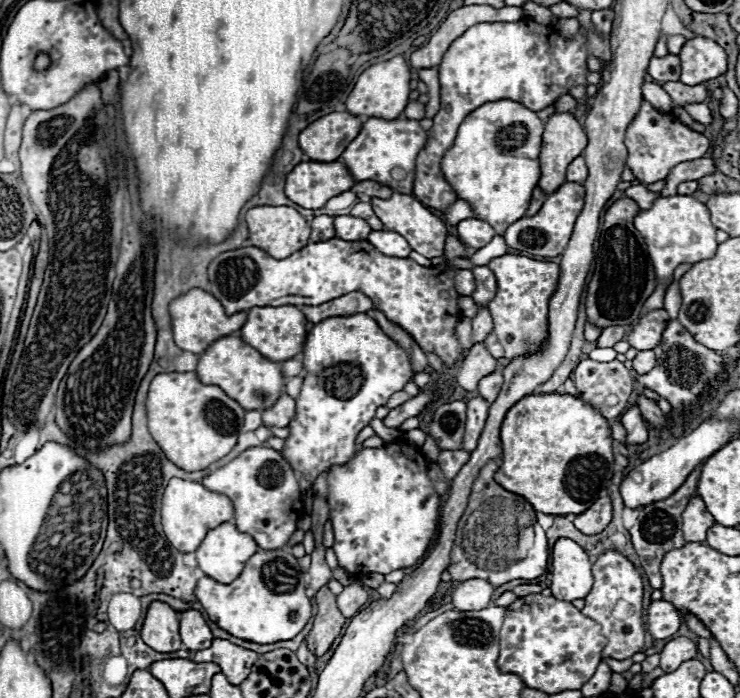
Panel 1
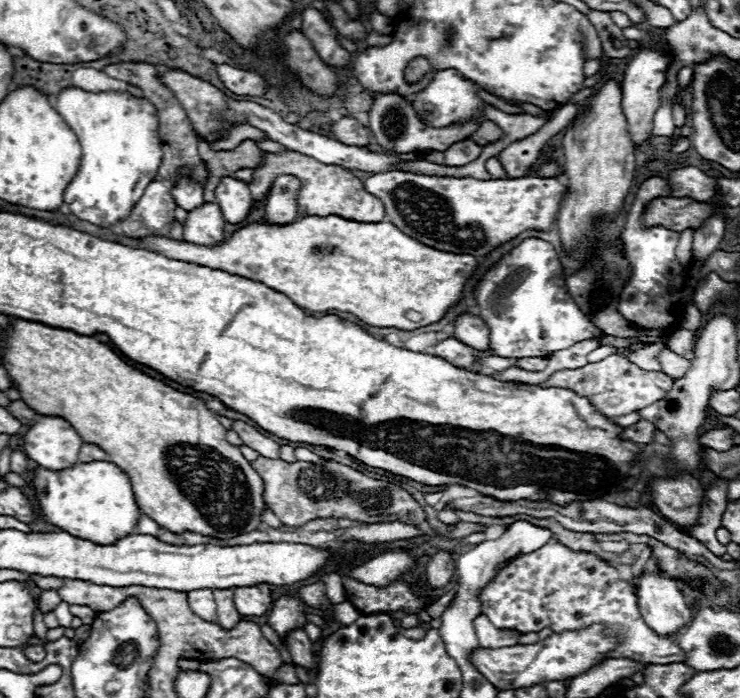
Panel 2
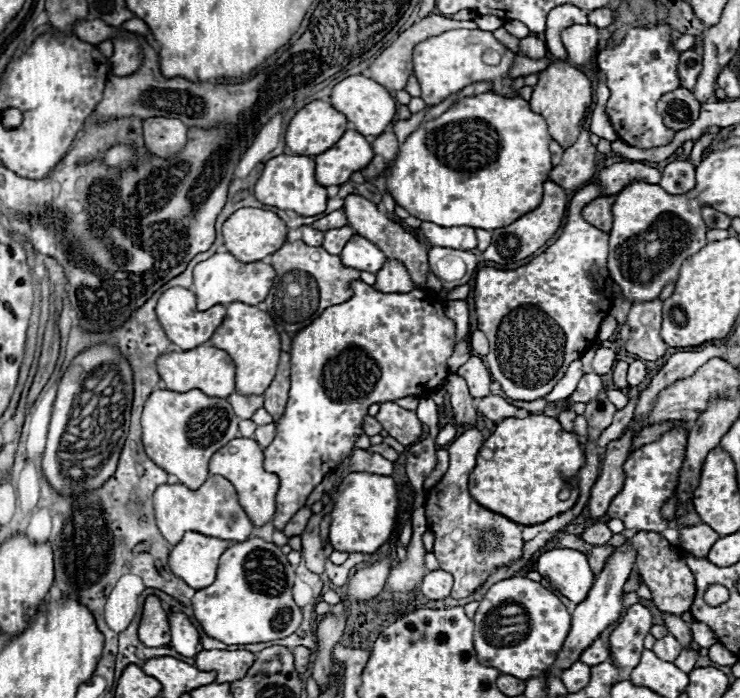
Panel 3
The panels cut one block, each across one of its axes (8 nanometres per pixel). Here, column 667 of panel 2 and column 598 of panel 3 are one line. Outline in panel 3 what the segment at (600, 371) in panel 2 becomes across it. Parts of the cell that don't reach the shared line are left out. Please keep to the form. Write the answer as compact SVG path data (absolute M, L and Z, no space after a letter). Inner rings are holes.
M584 374L582 376L582 380L580 380L580 384L578 384L578 388L574 390L574 394L570 396L570 402L590 402L592 398L596 398L598 396L598 392L604 388L604 384L602 384L602 376L598 376L598 374Z

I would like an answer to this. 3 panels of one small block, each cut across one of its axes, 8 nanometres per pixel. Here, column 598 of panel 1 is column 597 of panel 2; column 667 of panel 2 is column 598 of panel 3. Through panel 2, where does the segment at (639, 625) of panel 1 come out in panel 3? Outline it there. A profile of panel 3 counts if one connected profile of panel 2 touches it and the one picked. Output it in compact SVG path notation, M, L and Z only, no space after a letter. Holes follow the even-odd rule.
M596 638L580 656L582 662L586 662L588 666L596 666L596 664L602 664L606 662L610 656L610 650L608 650L608 644L602 640L602 638Z

